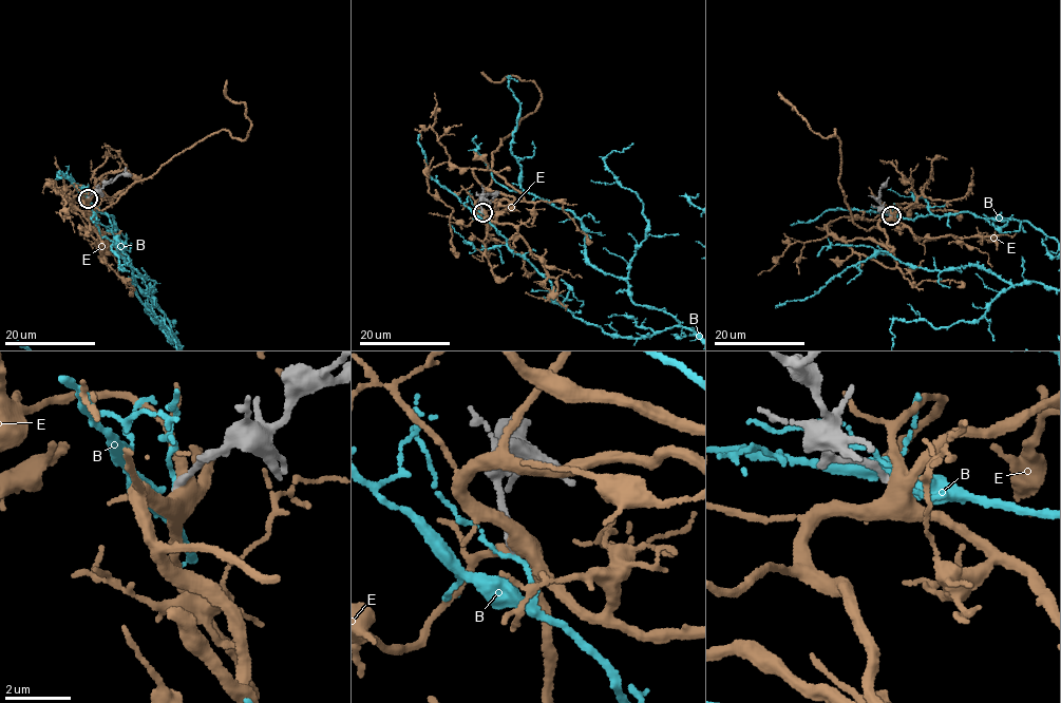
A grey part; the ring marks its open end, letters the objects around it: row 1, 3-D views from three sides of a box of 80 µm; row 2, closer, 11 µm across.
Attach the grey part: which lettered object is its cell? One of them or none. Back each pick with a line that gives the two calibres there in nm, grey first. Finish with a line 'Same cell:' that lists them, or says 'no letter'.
Same cell: no letter

